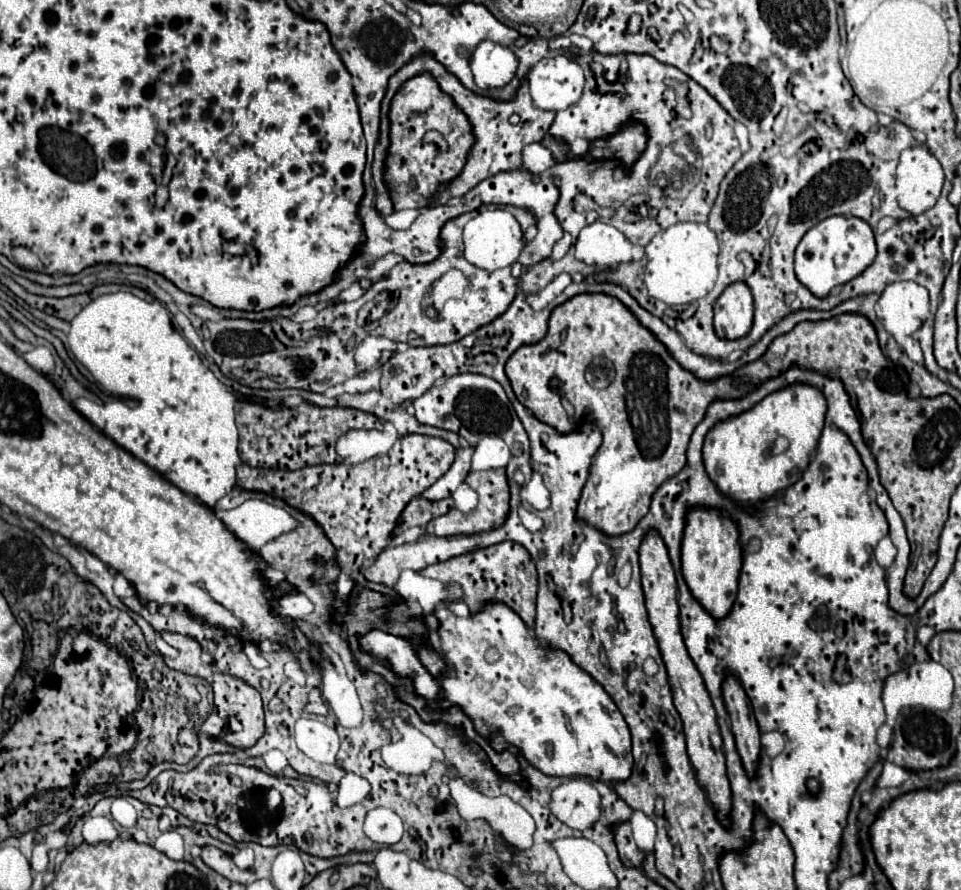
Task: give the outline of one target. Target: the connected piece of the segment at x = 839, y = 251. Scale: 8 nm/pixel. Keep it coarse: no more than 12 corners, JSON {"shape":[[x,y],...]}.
{"shape":[[831,216],[795,250],[795,276],[825,298],[873,264],[861,218]]}

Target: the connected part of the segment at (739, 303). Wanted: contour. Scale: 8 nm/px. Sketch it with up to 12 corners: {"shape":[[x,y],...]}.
{"shape":[[735,282],[715,302],[715,334],[749,334],[753,296]]}

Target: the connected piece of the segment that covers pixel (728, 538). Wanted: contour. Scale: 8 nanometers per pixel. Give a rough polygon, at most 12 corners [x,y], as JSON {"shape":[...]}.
{"shape":[[693,508],[681,550],[691,594],[713,618],[735,602],[737,524]]}

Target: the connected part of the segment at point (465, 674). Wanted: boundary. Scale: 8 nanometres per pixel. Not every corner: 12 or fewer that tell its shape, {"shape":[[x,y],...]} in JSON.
{"shape":[[501,602],[435,610],[423,640],[361,648],[461,706],[497,752],[547,776],[625,782],[631,734],[611,696]]}

